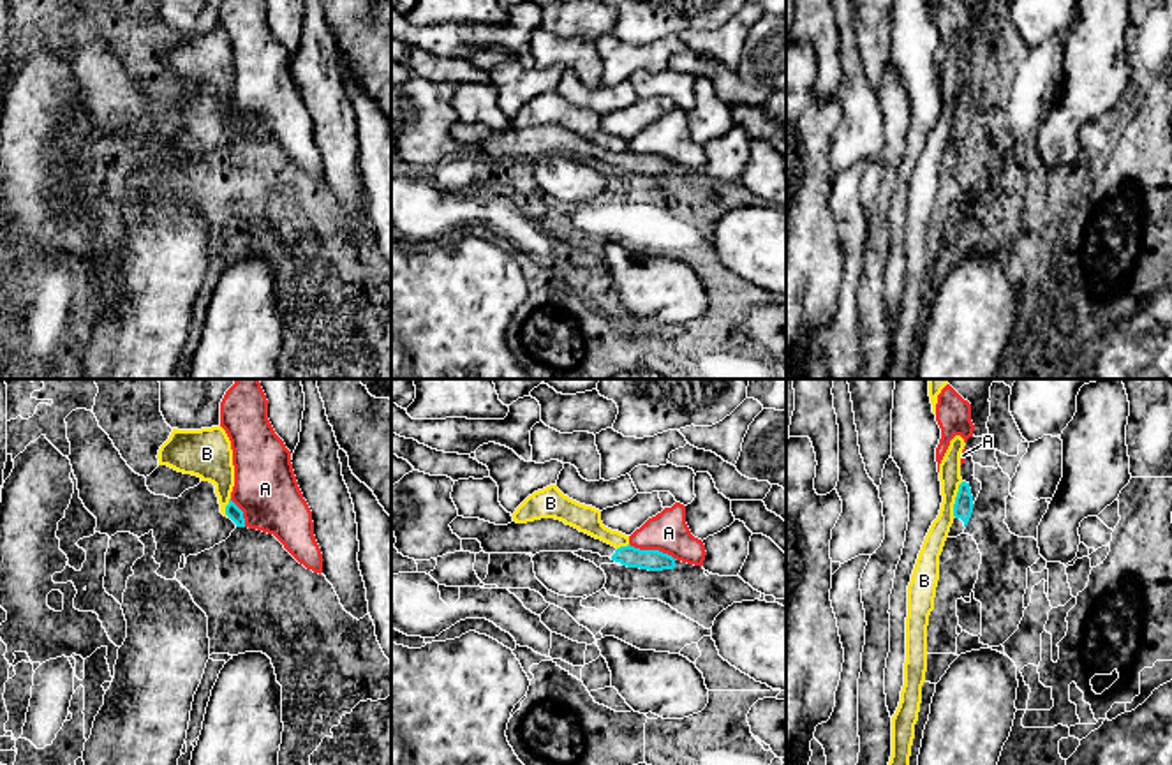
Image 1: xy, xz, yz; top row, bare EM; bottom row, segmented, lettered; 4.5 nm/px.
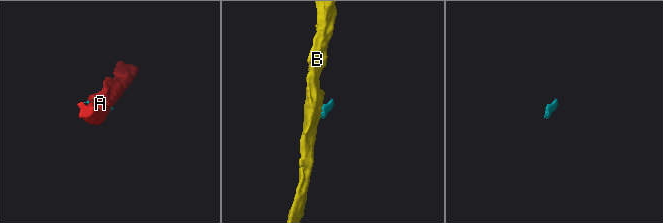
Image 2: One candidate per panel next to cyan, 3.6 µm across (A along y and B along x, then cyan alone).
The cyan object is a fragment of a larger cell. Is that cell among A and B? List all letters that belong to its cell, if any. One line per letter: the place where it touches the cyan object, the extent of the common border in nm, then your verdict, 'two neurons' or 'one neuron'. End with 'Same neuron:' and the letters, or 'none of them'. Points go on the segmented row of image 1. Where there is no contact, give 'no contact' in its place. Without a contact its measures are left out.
A: contact xz (654, 550); length 240 nm; two neurons
B: contact yz (956, 499); length 170 nm; two neurons
Same neuron: none of them

